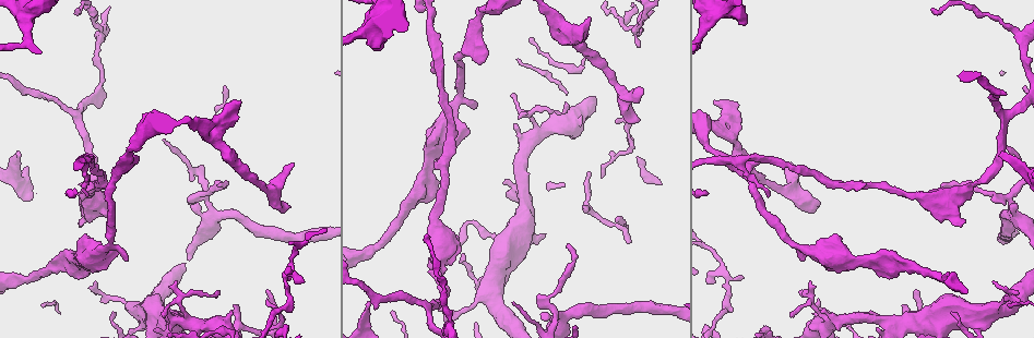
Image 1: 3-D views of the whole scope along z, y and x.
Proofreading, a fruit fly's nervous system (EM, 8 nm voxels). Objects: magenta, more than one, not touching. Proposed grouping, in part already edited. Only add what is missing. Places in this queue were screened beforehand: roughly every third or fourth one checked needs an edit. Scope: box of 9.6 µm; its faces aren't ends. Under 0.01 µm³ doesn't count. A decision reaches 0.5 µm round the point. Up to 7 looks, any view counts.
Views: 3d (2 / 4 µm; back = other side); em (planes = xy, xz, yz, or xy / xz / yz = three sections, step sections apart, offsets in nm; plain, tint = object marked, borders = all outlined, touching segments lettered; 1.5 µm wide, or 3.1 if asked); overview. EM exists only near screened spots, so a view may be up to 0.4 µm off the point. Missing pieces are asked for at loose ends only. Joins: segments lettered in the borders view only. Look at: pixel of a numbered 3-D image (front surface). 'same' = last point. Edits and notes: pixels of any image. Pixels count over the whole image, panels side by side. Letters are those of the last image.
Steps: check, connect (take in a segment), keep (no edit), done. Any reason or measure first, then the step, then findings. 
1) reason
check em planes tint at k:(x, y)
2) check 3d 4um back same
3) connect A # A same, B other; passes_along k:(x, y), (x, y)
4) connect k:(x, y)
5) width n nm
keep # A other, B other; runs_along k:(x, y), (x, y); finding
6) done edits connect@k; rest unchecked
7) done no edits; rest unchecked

branch stops here
check 3d 2um back at 1:(744, 25)

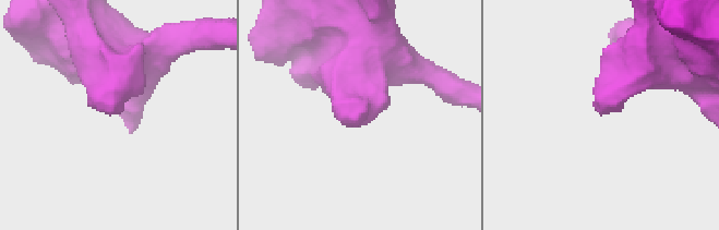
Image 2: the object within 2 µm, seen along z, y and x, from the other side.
check em xz step 4 borders at 2:(346, 121)

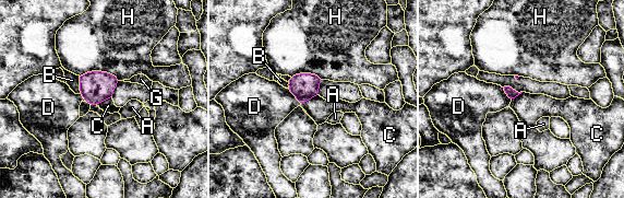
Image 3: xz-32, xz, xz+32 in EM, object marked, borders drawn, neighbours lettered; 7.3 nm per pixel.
cut it another way
check em planes borders same

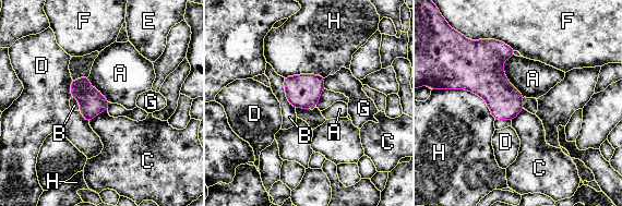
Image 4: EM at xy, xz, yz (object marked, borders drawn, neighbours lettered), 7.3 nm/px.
keep # A other, B other, C other, D other, E other, F other, G other, H other; border 4:(107, 109), (99, 112), (90, 122); no lettered segment goes on from it

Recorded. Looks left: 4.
an open end
check 3d 4um back at 1:(137, 161)

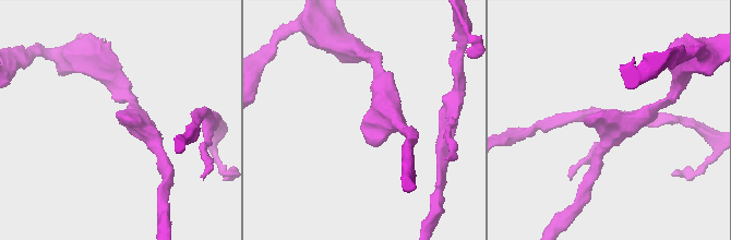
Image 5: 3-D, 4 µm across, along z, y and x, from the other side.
now the EM
check em planes plain at 5:(594, 119)

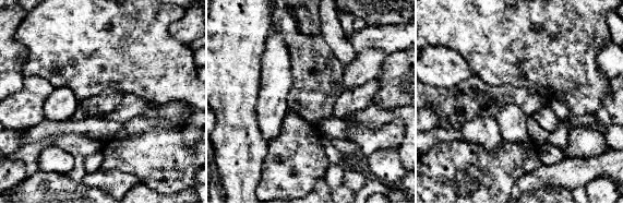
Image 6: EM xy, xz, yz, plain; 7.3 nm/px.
check em planes borders same

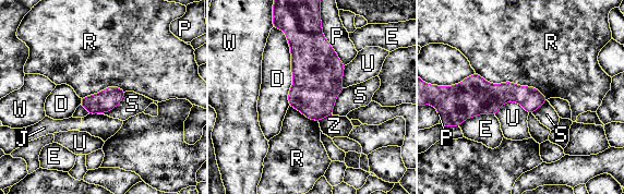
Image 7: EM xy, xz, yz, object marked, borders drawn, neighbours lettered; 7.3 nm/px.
keep # D other, E other, J other, P other, R other, S other, U other, W other, Z other; border 7:(528, 113), (506, 101), (494, 114); no lettered segment goes on from it

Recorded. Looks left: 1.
branch stops here
check em planes borders at 1:(427, 265)

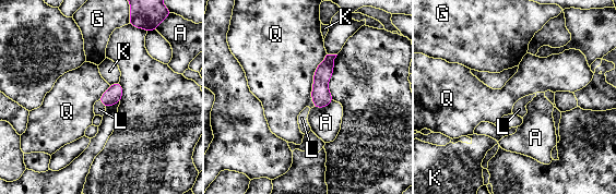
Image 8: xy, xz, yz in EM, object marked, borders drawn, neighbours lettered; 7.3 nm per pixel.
width 120 nm
connect L # A other, G other, K other, L same, Q other; passes_along 8:(114, 94), (102, 102), (99, 109); it goes on there

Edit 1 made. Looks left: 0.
done edits connect@8; rest unchecked

